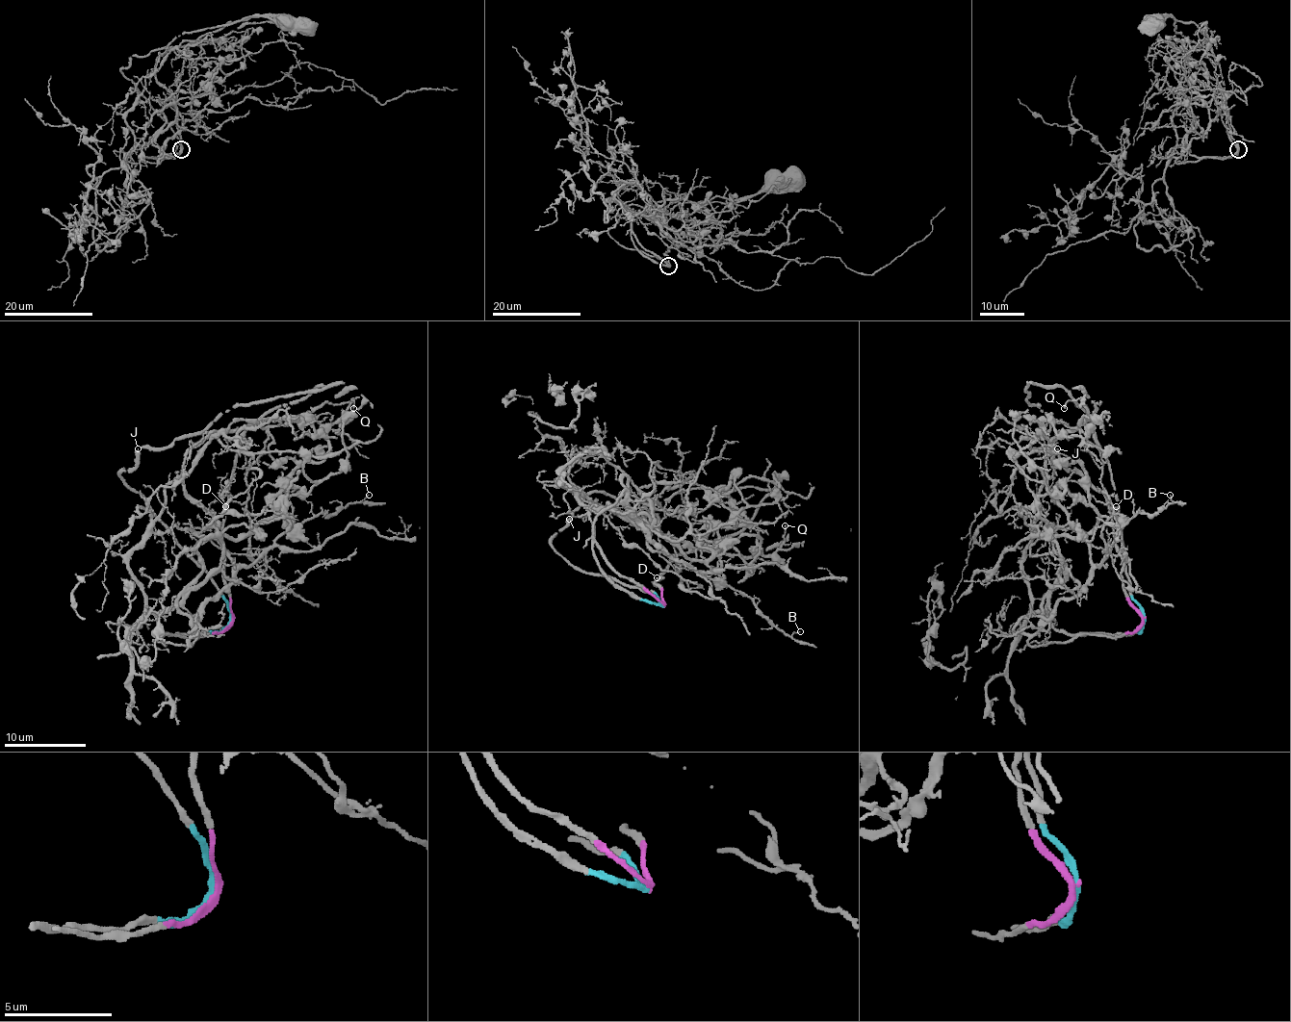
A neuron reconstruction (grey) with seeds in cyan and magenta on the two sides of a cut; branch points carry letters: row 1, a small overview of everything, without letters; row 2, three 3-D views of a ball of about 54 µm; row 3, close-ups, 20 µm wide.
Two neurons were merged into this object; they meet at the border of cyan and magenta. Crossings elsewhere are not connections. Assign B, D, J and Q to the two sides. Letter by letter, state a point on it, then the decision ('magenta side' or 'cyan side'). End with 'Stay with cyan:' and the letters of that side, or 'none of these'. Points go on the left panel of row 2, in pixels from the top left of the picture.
B: place (369, 495); magenta side
D: place (225, 506); magenta side
J: place (138, 448); cyan side
Q: place (353, 408); magenta side
Stay with cyan: J

